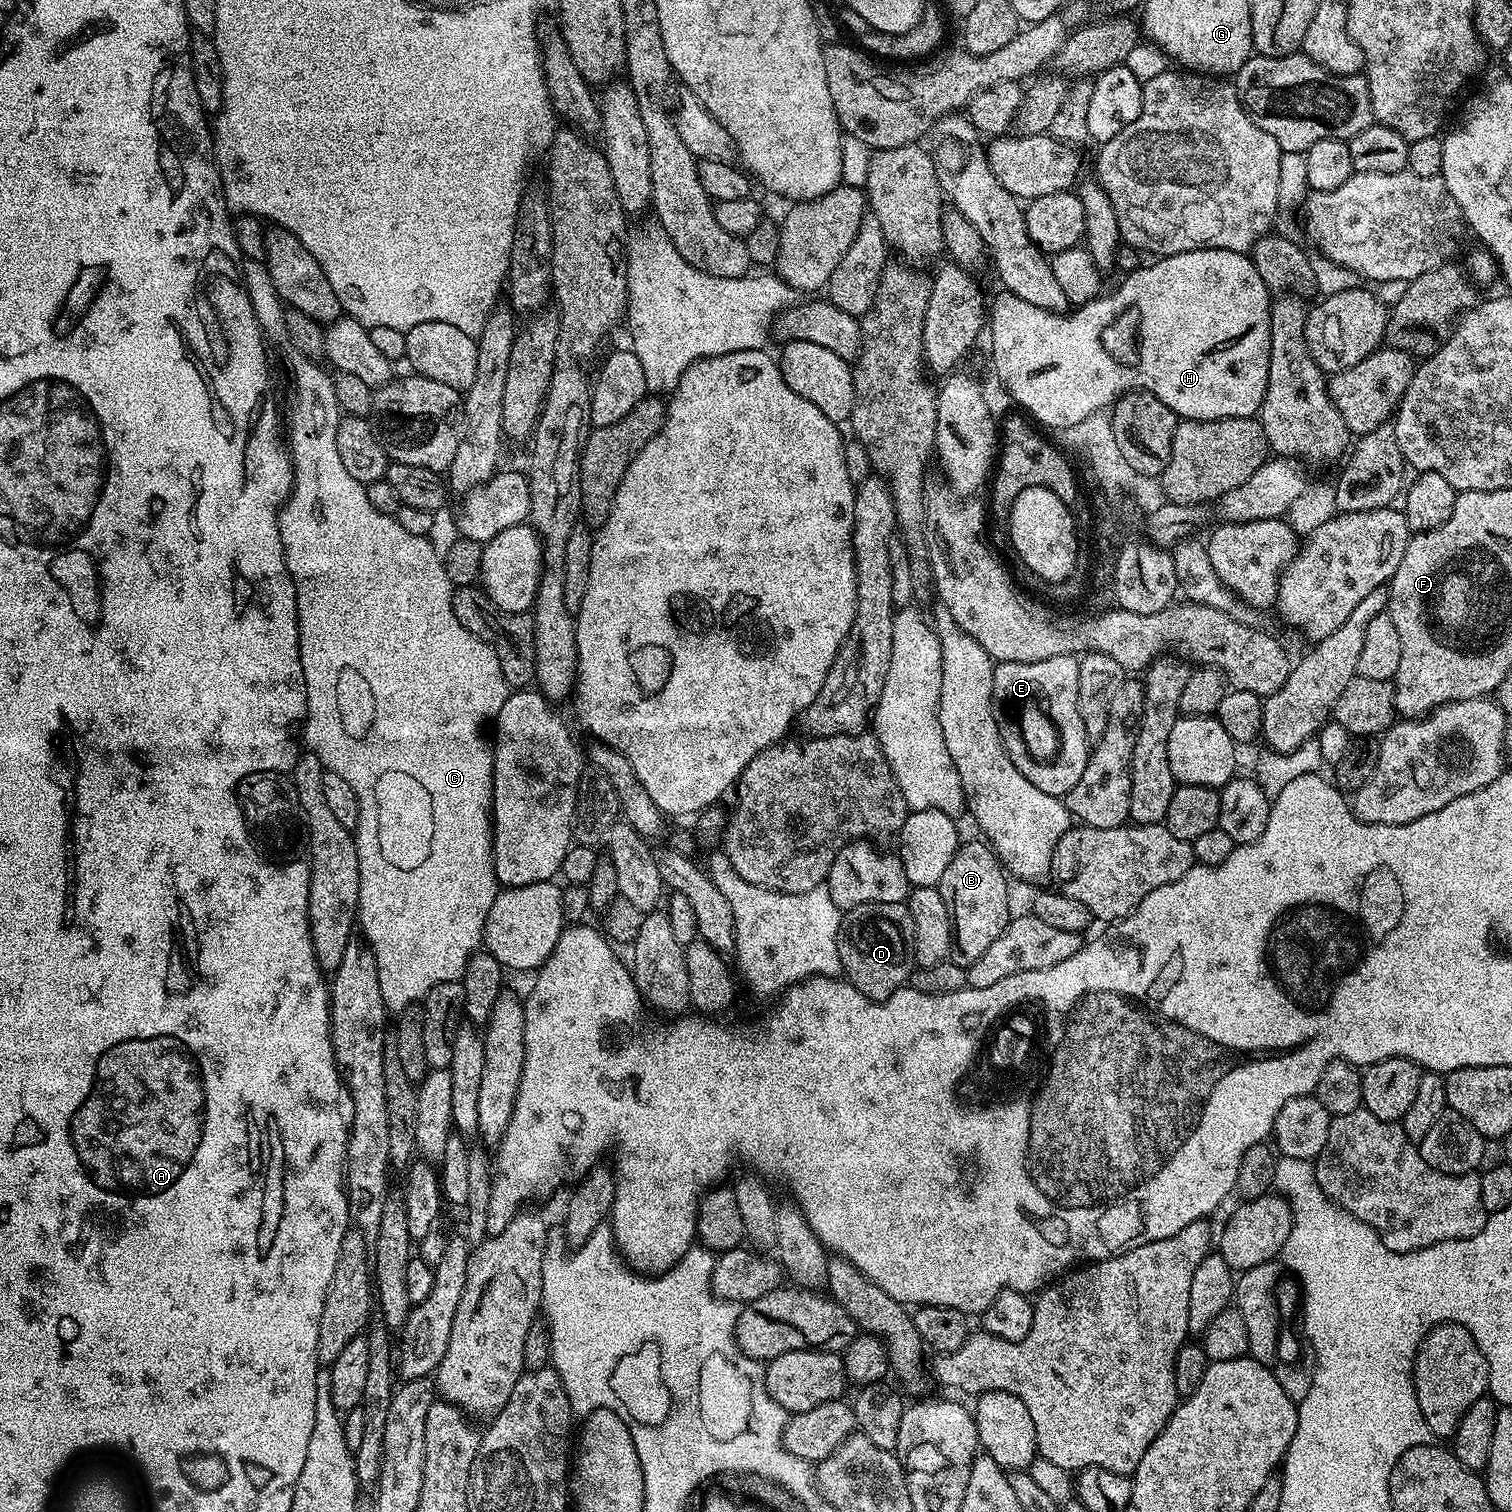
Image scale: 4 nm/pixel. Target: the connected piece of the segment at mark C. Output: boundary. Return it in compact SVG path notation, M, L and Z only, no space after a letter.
M289 351L288 355L288 372L292 375L292 444L290 440L290 455L292 458L292 493L284 502L284 507L280 510L280 537L282 538L282 546L284 547L284 561L292 575L292 581L296 587L296 617L298 618L298 642L300 643L300 657L302 658L302 674L306 682L306 706L308 707L308 714L304 718L302 725L302 740L306 745L307 751L312 752L318 759L324 763L325 769L334 774L339 774L343 780L350 786L350 790L354 790L354 794L358 798L358 822L354 829L356 838L356 853L358 854L358 870L360 871L360 906L358 909L358 928L362 933L363 939L366 941L369 948L371 948L374 958L378 962L378 986L382 990L382 998L384 999L384 1007L389 1013L399 1014L404 1009L409 1008L412 1004L420 1004L425 996L430 994L430 990L434 990L434 986L438 986L442 982L454 982L455 980L463 981L464 971L468 965L468 959L472 953L481 947L484 938L484 927L486 926L486 914L490 914L490 906L494 906L494 898L498 891L496 882L496 871L494 870L494 858L492 857L492 749L493 745L484 737L484 727L491 725L495 721L497 714L502 710L502 702L506 702L506 698L510 694L508 684L504 681L502 674L502 666L498 662L498 654L494 654L494 650L486 642L482 642L482 638L478 638L474 634L470 634L470 630L466 630L466 626L462 626L462 622L458 622L458 618L454 618L454 606L452 605L452 593L454 585L450 582L450 578L446 578L446 570L444 569L444 561L441 553L436 552L436 548L431 544L431 539L428 536L419 536L418 534L410 534L405 527L400 526L396 521L395 516L387 516L386 514L378 514L378 510L374 510L374 505L370 503L368 497L368 490L365 485L358 482L358 478L353 478L346 470L346 466L342 466L342 457L338 454L338 426L342 419L342 413L338 406L338 398L334 398L334 386L332 385L333 377L327 376L326 373L320 369L321 365L314 360L308 360L302 354Z

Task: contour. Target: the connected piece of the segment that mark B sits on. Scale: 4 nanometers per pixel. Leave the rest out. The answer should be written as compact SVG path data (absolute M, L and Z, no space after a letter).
M980 838L965 839L942 874L938 887L952 919L954 952L965 965L972 964L1006 930L1010 919L1007 879L1000 857Z

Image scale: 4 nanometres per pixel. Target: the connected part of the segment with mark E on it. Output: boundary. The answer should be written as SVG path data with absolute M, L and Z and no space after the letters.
M1070 655L1042 662L997 663L992 670L992 703L1010 762L1042 794L1061 798L1082 778L1090 751L1086 726L1078 714L1079 665L1079 659Z

